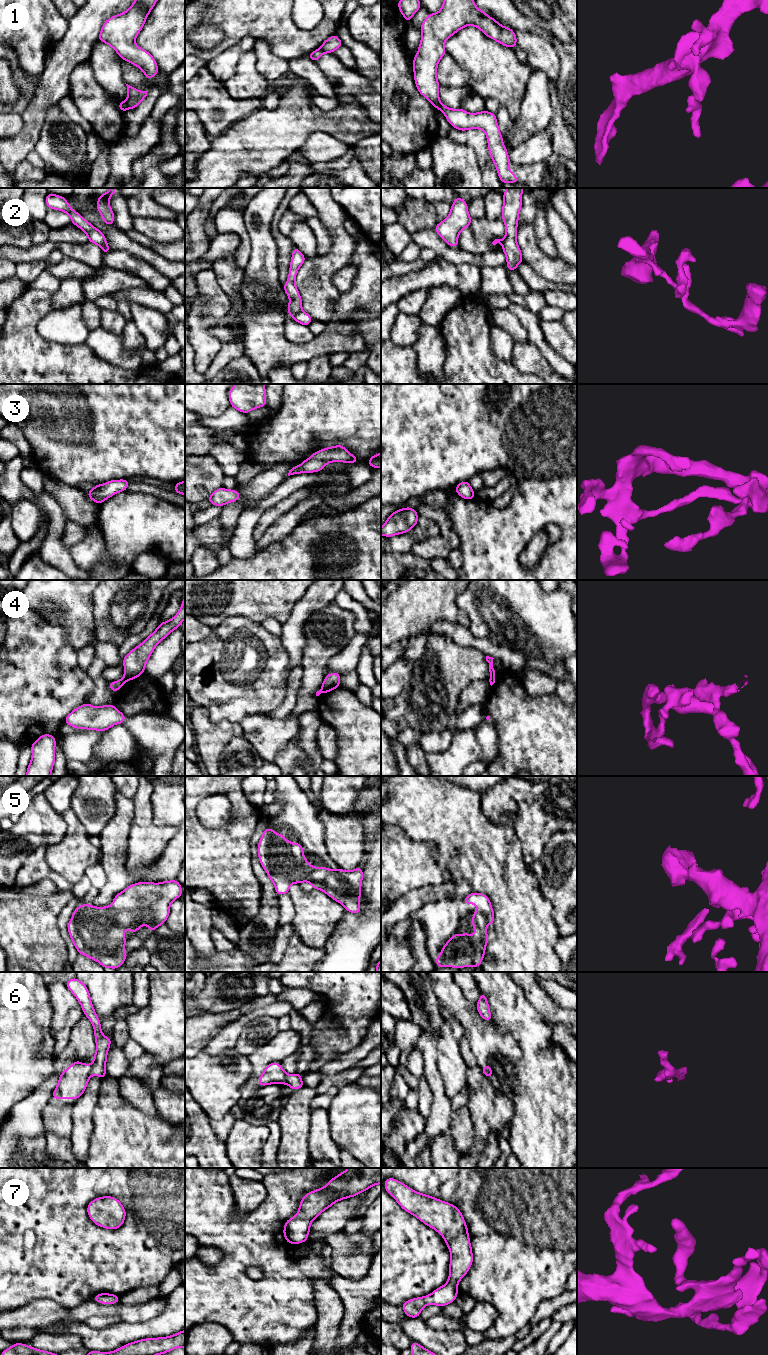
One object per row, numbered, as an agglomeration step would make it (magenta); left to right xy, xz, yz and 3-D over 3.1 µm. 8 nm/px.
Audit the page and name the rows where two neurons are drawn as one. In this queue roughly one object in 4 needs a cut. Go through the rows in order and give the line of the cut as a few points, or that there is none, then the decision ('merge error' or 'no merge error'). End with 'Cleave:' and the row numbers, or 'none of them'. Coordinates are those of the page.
1: xy (124, 101), (127, 108) | merge error
2: xz (301, 310), (292, 317) | merge error
3: no cut | no merge error
4: xy (124, 678), (126, 680) | merge error
5: no cut | no merge error
6: xy (92, 1065), (89, 1076) | merge error
7: no cut | no merge error
Cleave: 1, 2, 4, 6

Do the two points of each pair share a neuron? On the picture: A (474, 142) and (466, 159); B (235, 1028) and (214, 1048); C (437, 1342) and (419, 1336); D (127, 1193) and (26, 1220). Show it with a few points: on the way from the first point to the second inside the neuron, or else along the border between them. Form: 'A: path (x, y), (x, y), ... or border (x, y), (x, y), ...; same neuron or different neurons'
A: border (449, 139), (468, 145), (474, 151), (481, 169); different neurons
B: path (230, 1033), (219, 1043); same neuron
C: path (433, 1340), (423, 1336); same neuron
D: path (102, 1188), (58, 1188), (51, 1195); same neuron

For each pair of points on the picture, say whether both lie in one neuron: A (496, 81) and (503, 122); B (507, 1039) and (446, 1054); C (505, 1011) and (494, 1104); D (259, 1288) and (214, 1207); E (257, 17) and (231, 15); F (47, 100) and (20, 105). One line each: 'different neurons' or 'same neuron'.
A: different neurons
B: different neurons
C: different neurons
D: same neuron
E: same neuron
F: different neurons

